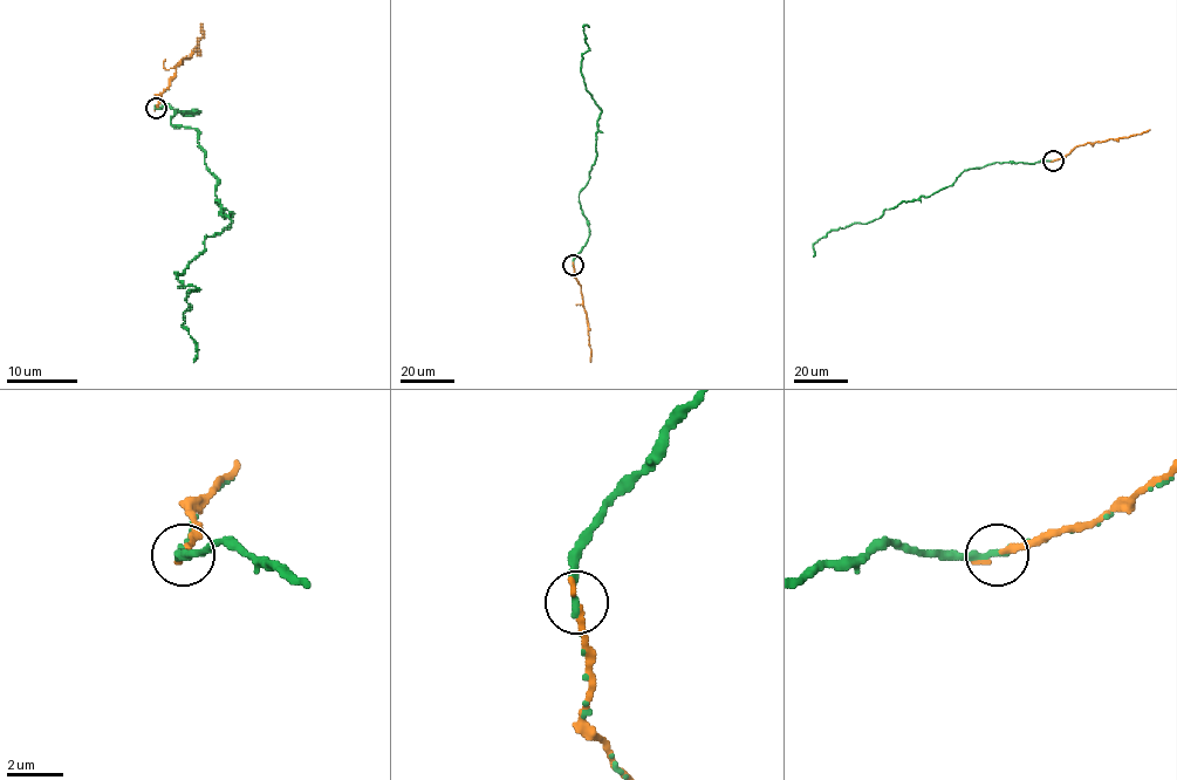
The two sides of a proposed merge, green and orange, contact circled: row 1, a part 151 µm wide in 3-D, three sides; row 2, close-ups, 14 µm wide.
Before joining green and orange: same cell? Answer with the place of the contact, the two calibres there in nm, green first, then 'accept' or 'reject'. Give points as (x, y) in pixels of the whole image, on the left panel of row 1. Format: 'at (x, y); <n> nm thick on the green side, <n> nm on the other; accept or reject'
at (156, 108); 320 nm thick on the green side, 260 nm on the other; accept

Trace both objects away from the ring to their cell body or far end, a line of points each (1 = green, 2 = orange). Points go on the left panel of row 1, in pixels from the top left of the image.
1: (156, 109), (199, 113), (170, 117), (199, 131), (231, 224), (176, 272), (199, 289), (183, 314), (193, 362)
2: (156, 107), (158, 96), (176, 73), (182, 59), (190, 57), (204, 38), (200, 24)

